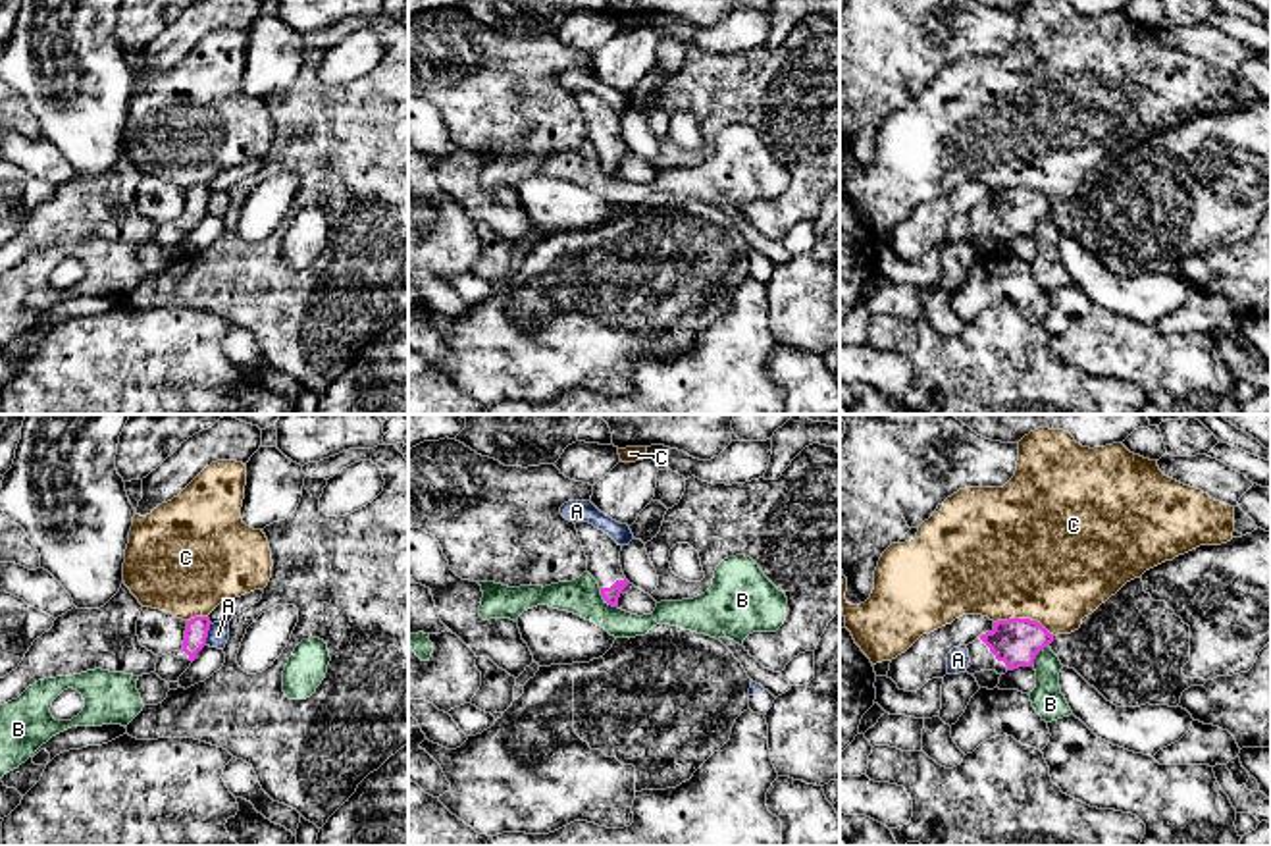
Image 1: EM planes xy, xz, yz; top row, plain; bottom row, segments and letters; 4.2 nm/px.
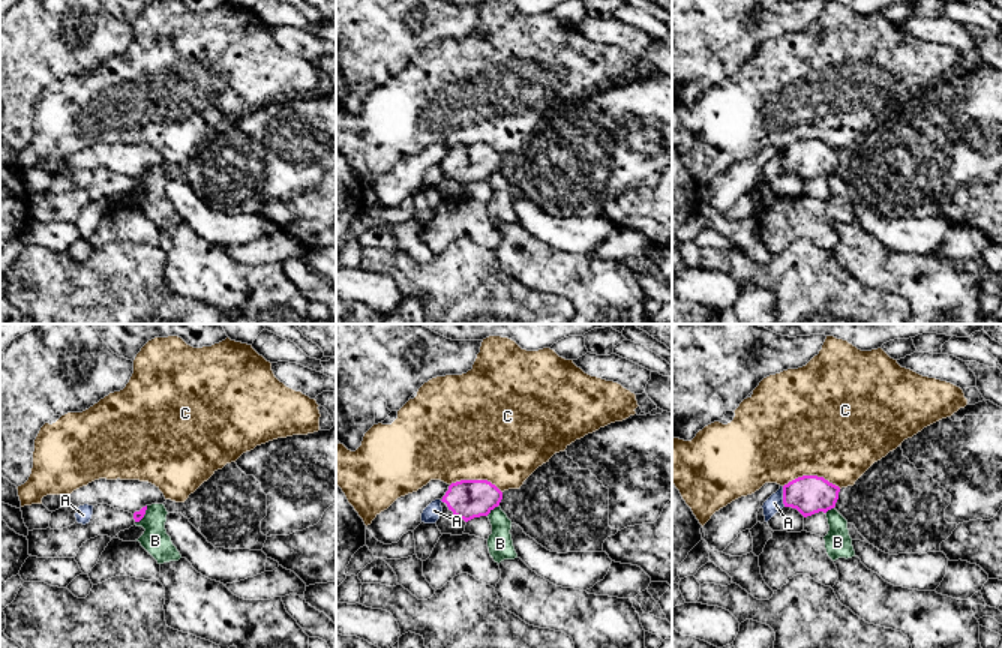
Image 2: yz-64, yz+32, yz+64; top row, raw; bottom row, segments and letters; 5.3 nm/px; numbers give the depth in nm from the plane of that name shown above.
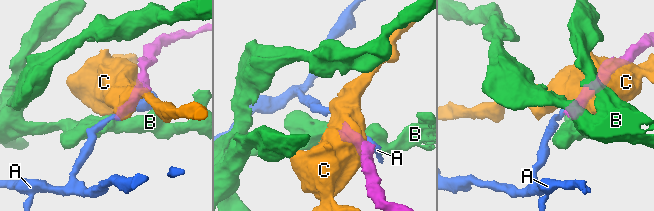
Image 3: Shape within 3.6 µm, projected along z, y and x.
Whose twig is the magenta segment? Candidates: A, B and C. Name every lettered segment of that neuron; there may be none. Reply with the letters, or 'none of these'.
none of these

